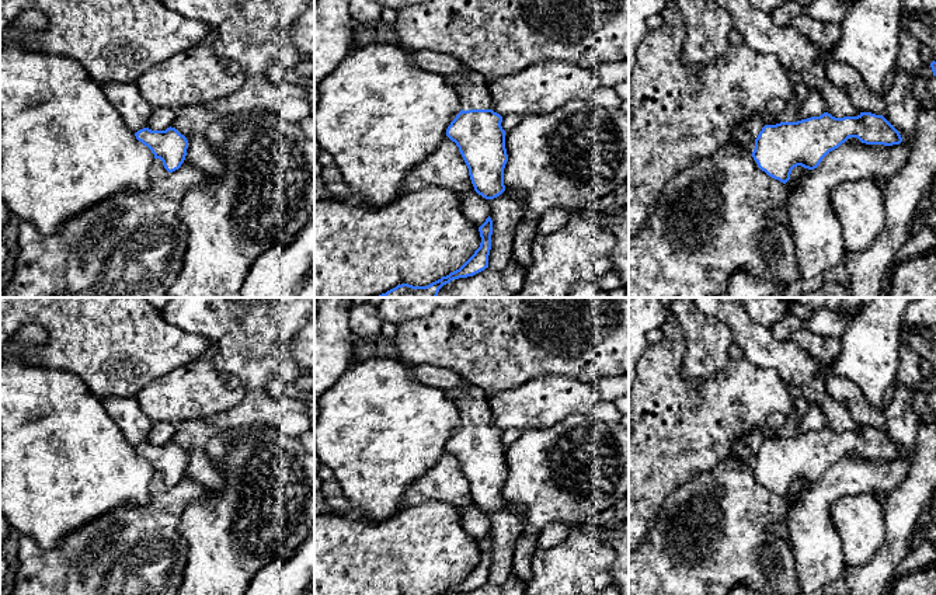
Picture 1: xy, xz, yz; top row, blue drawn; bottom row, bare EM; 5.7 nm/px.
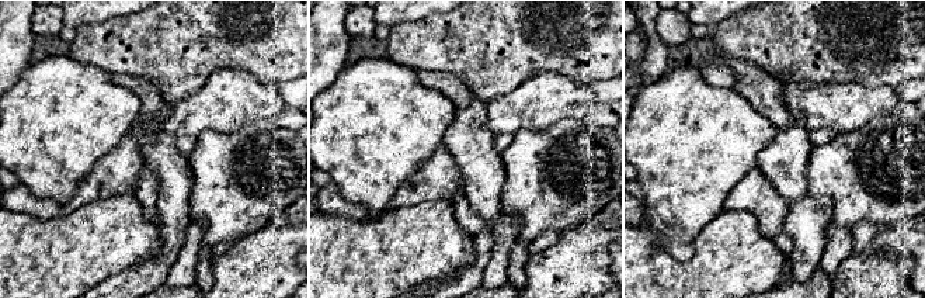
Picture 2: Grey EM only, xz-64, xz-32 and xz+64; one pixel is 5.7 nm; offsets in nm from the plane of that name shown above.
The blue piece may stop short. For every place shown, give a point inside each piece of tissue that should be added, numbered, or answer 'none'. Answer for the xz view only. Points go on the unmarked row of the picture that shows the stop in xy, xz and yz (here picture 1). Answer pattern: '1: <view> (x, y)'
1: xz (473, 406)

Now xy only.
none

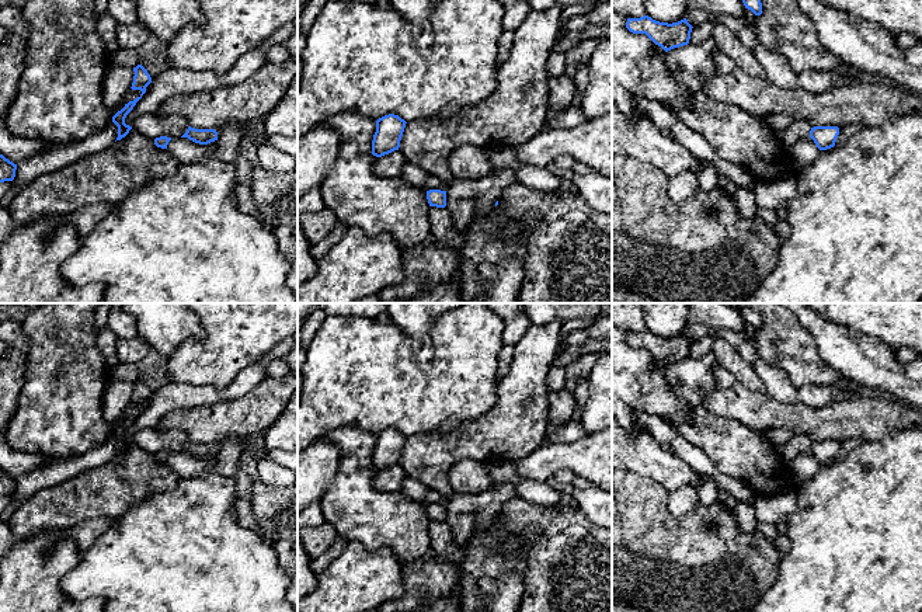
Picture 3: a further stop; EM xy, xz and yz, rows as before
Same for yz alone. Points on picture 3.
none

